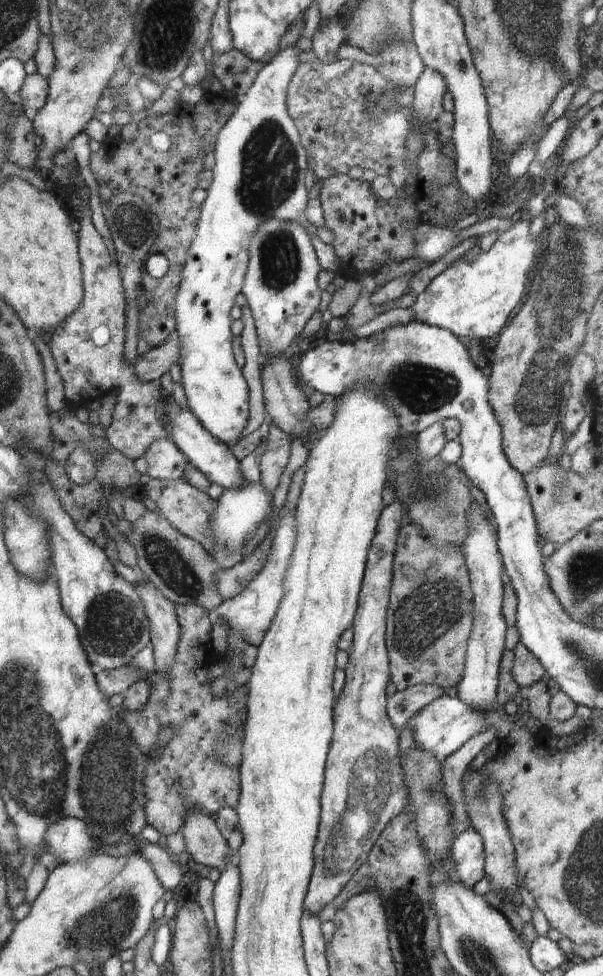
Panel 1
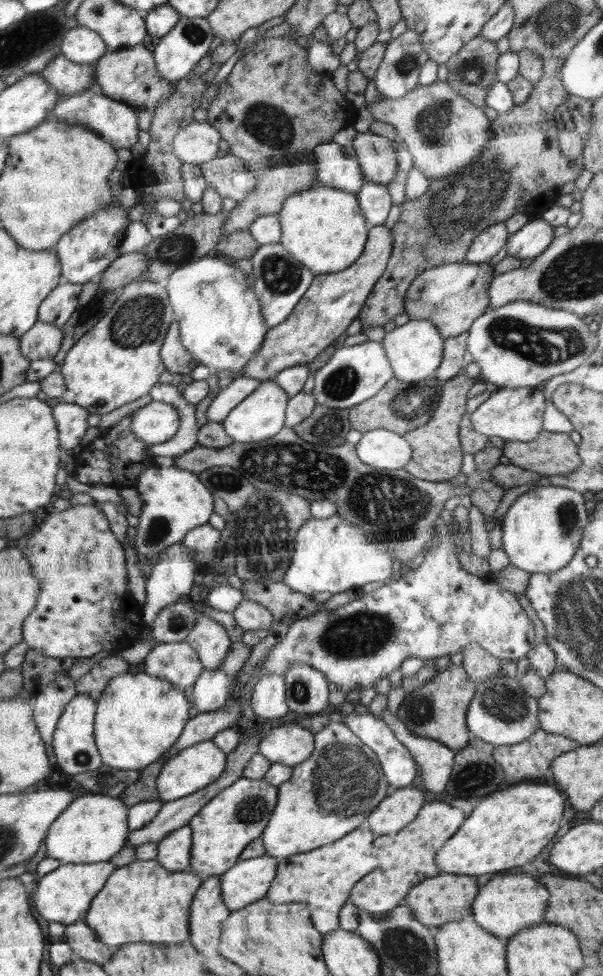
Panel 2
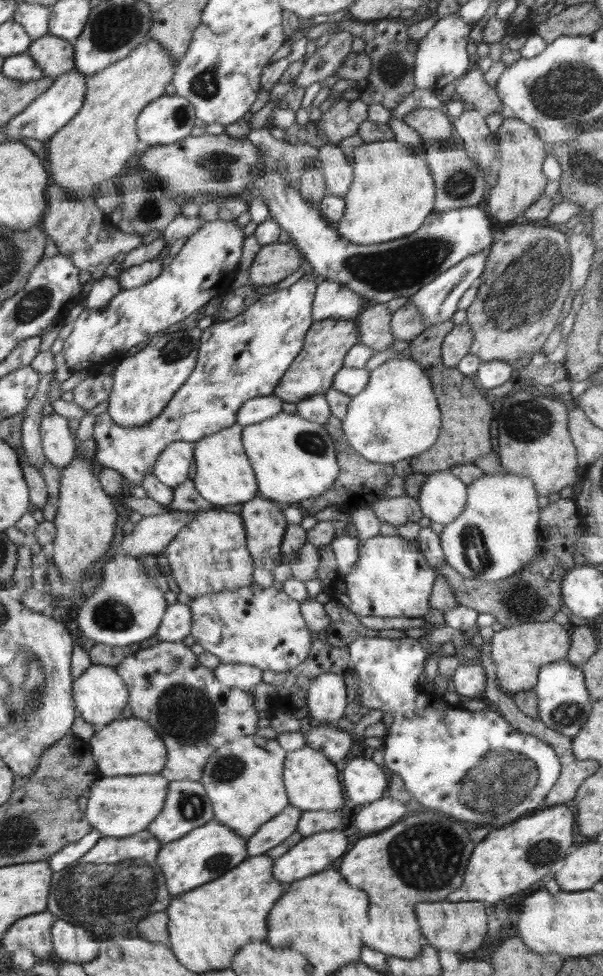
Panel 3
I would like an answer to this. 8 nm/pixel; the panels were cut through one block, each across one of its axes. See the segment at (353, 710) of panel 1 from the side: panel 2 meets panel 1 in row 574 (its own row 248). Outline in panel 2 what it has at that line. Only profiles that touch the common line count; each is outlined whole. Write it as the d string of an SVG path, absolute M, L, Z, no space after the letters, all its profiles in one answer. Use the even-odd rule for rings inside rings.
M385 225L369 227L362 254L344 270L315 275L308 290L299 298L296 308L282 324L268 330L252 360L233 378L249 376L262 381L274 379L286 368L312 362L324 349L335 344L356 320L373 286L386 270L392 249L391 231Z

